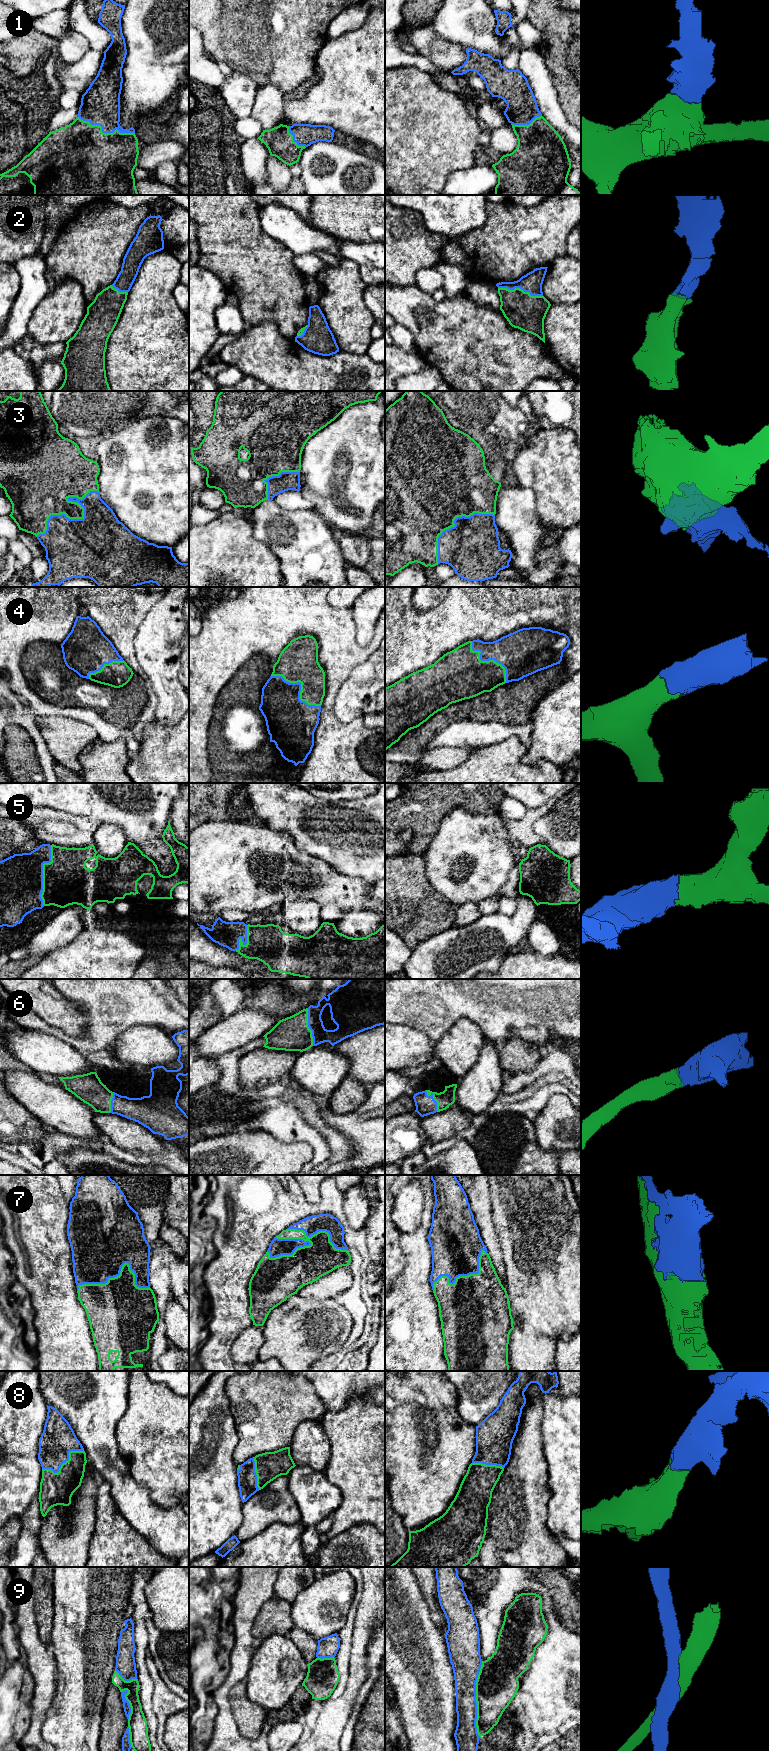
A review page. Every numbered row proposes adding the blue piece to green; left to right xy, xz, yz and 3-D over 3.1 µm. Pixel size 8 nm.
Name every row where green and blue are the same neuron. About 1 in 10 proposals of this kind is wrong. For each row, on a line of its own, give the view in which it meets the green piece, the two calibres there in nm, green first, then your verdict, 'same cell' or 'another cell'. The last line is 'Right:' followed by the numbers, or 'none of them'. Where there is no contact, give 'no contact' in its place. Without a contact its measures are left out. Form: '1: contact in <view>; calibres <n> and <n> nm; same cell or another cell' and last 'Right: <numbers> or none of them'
1: contact in xy; calibres 500 and 320 nm; same cell
2: contact in yz; calibres 280 and 160 nm; same cell
3: contact in xy; calibres 190 and 500 nm; same cell
4: contact in xz; calibres 320 and 320 nm; same cell
5: contact in xy; calibres 380 and 360 nm; same cell
6: contact in xz; calibres 280 and 130 nm; same cell
7: contact in xy; calibres 420 and 440 nm; same cell
8: contact in xy; calibres 260 and 280 nm; same cell
9: contact in yz; calibres 340 and 200 nm; another cell
Right: 1, 2, 3, 4, 5, 6, 7, 8

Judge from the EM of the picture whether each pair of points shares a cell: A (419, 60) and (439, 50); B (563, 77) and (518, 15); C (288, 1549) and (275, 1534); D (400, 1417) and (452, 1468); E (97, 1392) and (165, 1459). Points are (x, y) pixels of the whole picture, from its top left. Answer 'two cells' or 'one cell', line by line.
A: two cells
B: two cells
C: one cell
D: one cell
E: two cells

